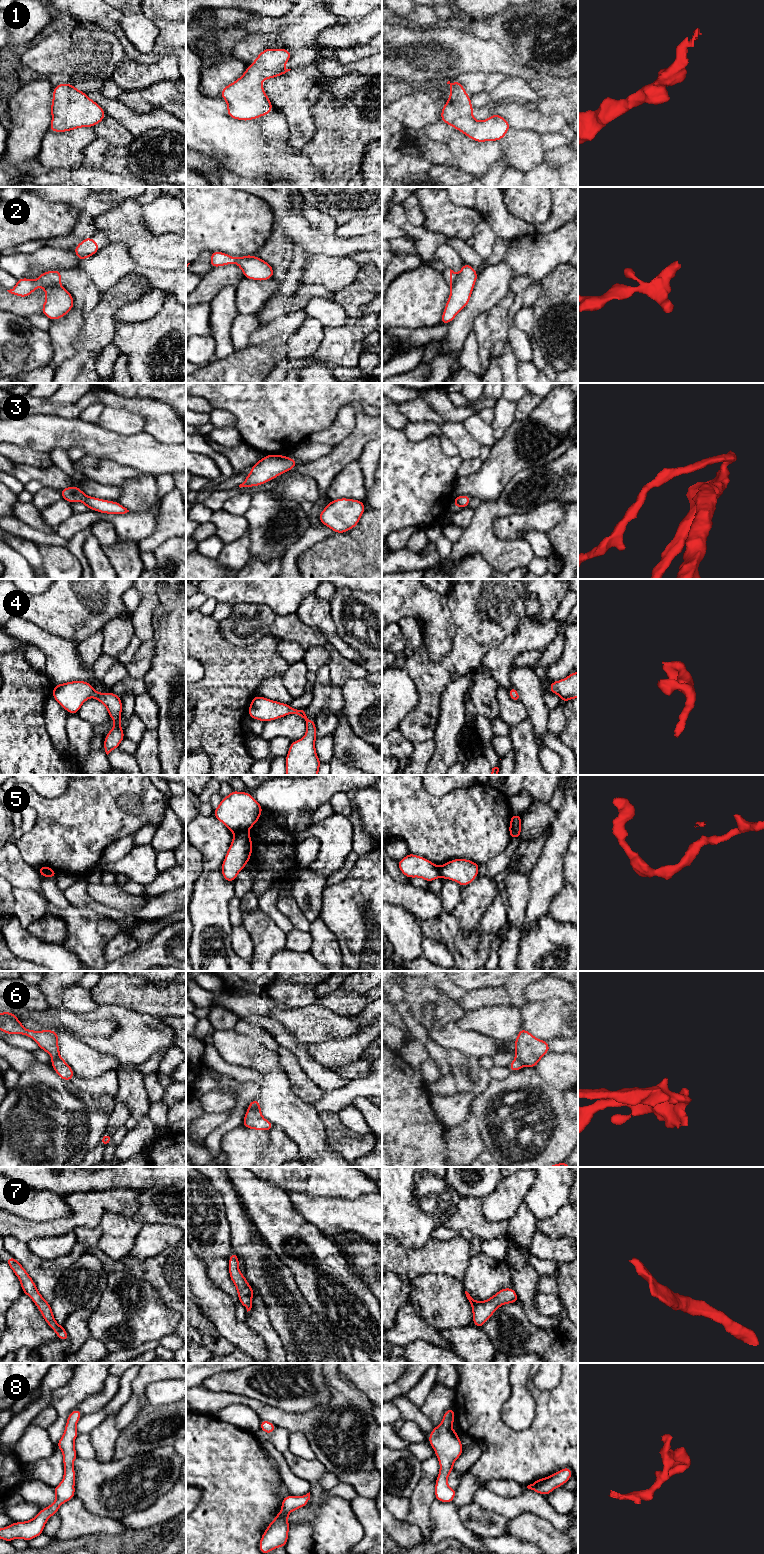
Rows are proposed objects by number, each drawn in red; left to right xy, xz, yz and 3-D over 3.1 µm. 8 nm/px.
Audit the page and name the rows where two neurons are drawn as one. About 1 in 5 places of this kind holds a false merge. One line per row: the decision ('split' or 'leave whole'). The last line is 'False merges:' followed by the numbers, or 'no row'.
1: leave whole
2: split
3: leave whole
4: leave whole
5: split
6: split
7: leave whole
8: leave whole
False merges: 2, 5, 6

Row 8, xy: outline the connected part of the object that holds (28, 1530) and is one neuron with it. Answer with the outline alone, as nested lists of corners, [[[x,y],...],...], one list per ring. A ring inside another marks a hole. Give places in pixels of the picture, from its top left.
[[[75,1409],[69,1414],[64,1434],[56,1444],[63,1453],[64,1477],[61,1483],[53,1488],[56,1495],[55,1501],[50,1506],[40,1510],[38,1514],[29,1521],[14,1522],[10,1526],[1,1528],[0,1539],[11,1542],[15,1538],[30,1541],[38,1537],[43,1533],[48,1519],[52,1515],[58,1514],[59,1507],[75,1497],[74,1485],[76,1472],[73,1468],[73,1462],[78,1455],[74,1447],[74,1441],[79,1435],[76,1426],[82,1415],[79,1409]]]

